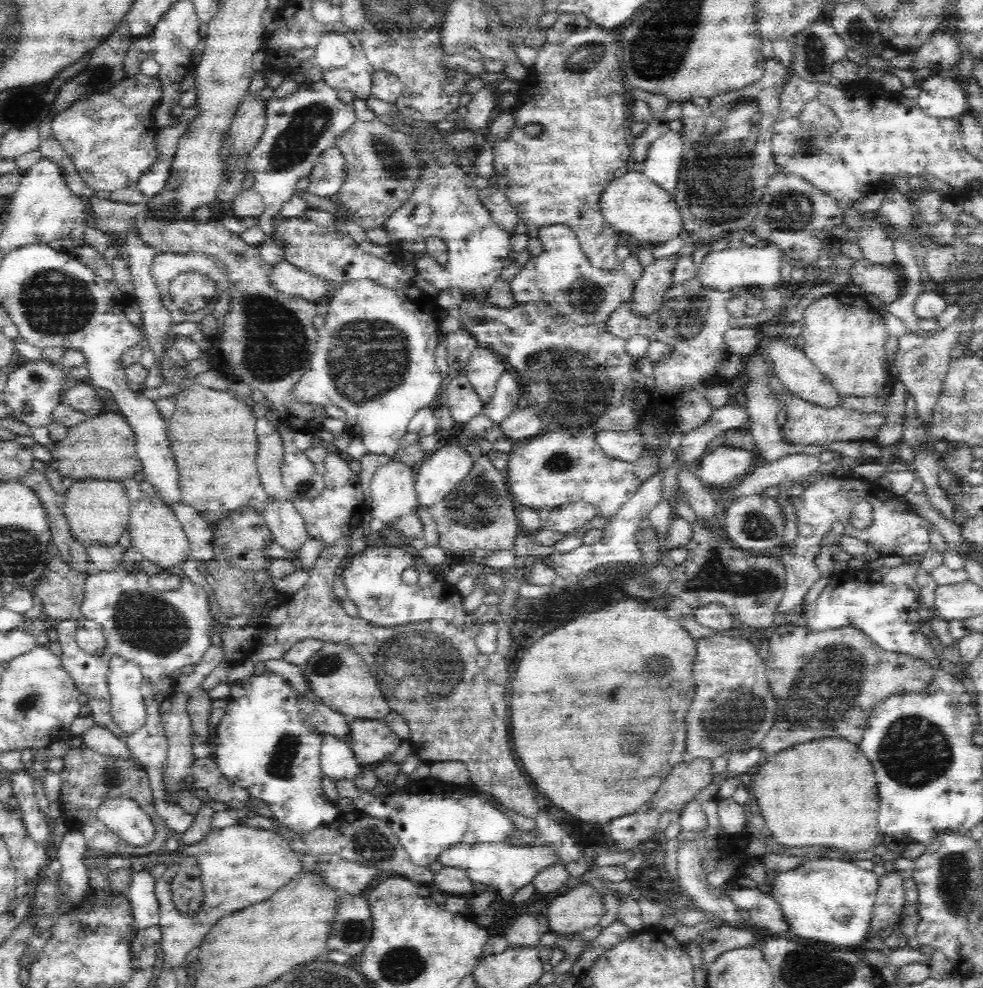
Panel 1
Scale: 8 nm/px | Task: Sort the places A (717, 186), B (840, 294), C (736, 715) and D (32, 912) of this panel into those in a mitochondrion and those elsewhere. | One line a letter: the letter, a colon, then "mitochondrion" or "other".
A: mitochondrion
B: other
C: mitochondrion
D: other

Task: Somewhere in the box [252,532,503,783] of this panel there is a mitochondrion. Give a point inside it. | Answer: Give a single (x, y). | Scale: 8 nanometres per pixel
(422, 665)

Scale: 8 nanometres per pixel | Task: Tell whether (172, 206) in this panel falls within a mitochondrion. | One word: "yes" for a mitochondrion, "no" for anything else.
yes

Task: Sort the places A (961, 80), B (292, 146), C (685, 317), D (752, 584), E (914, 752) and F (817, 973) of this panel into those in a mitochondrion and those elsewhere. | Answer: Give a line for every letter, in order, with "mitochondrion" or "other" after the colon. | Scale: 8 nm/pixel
A: other
B: mitochondrion
C: mitochondrion
D: mitochondrion
E: mitochondrion
F: mitochondrion

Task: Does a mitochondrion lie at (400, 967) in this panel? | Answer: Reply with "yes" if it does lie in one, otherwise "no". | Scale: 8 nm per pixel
yes

